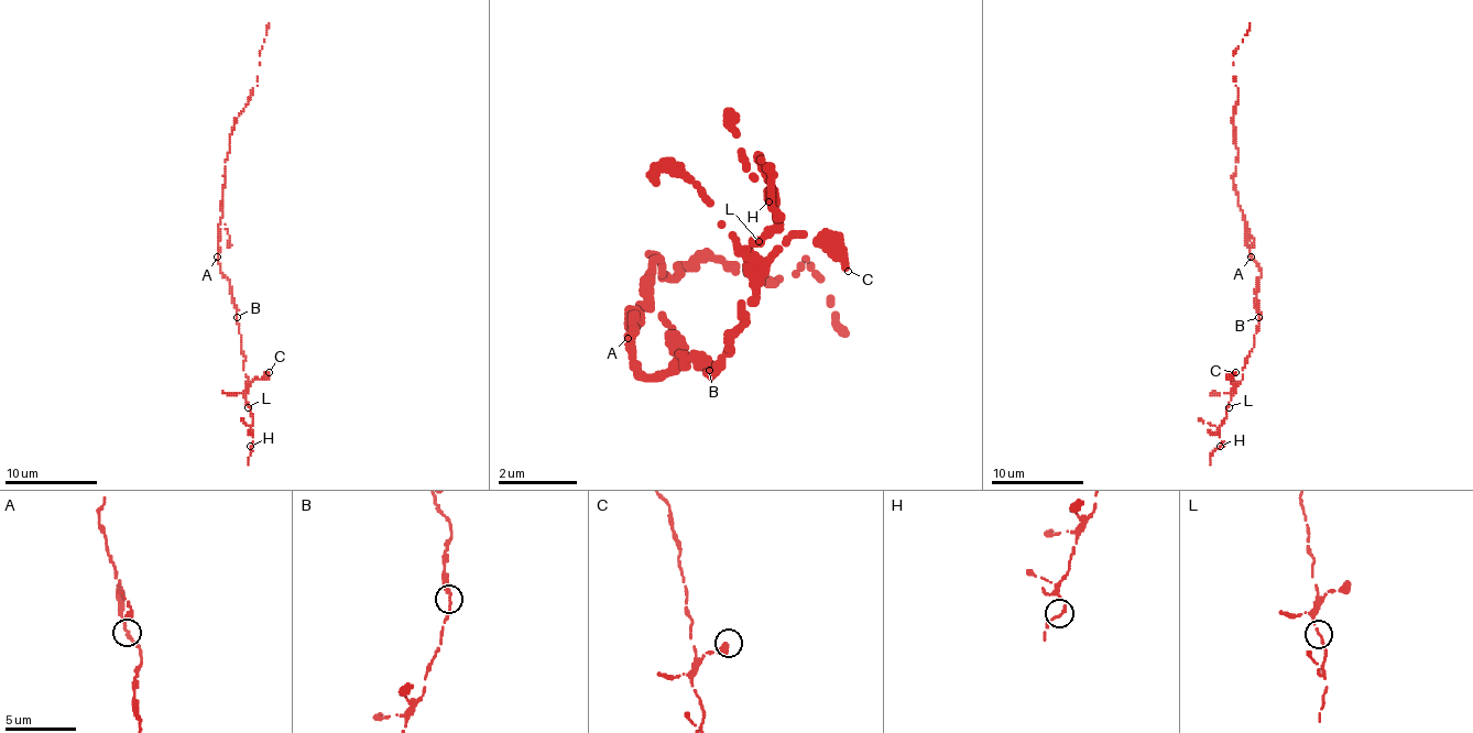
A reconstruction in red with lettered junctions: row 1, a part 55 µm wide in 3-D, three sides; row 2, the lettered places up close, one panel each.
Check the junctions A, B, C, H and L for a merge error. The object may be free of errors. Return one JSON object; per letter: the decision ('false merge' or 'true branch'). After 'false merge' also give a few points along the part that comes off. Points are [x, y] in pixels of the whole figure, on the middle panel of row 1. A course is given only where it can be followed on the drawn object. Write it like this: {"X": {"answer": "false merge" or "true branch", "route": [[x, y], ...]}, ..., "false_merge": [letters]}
{"A": {"answer": "true branch"}, "B": {"answer": "true branch"}, "C": {"answer": "true branch"}, "H": {"answer": "true branch"}, "L": {"answer": "true branch"}, "false_merge": []}

